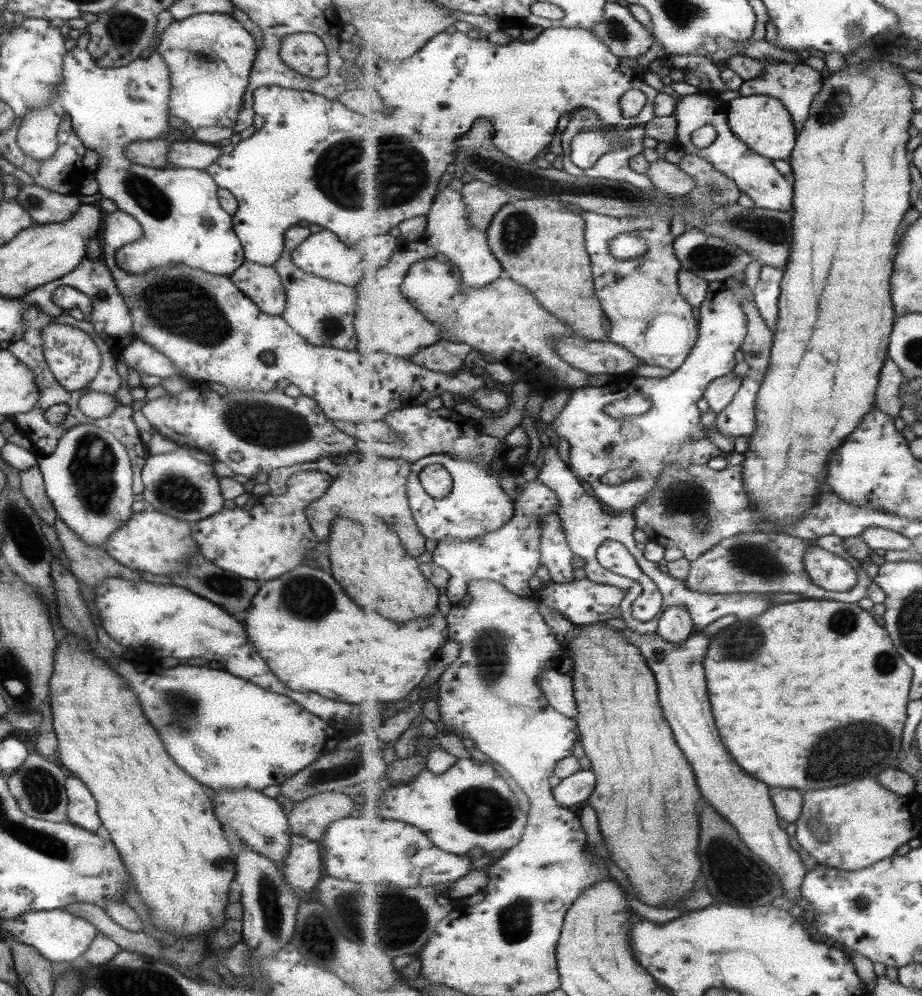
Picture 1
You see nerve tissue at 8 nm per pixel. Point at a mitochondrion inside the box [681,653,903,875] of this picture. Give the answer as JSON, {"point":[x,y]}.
{"point":[840,751]}

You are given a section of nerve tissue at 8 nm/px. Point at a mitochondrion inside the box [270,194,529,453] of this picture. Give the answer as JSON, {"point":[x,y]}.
{"point":[331,325]}

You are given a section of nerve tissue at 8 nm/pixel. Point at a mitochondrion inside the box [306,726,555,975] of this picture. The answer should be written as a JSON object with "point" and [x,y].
{"point":[483,809]}

